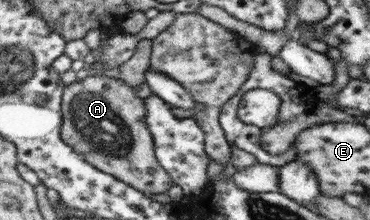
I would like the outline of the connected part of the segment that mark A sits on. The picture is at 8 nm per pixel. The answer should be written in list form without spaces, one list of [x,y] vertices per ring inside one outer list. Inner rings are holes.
[[[88,75],[88,78],[84,80],[79,78],[74,83],[66,85],[66,124],[62,124],[62,136],[66,136],[66,140],[70,140],[70,144],[74,144],[74,148],[78,148],[78,153],[81,153],[83,149],[92,150],[92,158],[96,158],[96,160],[90,160],[90,164],[94,165],[97,169],[101,169],[102,172],[115,176],[118,180],[133,185],[134,188],[141,189],[145,194],[165,193],[167,190],[170,190],[170,187],[173,185],[172,177],[170,177],[170,173],[158,163],[158,159],[154,154],[154,141],[150,131],[148,131],[148,127],[146,127],[146,116],[147,109],[145,99],[138,97],[137,92],[134,91],[134,87],[126,85],[126,83],[120,79],[110,78],[105,75]]]

